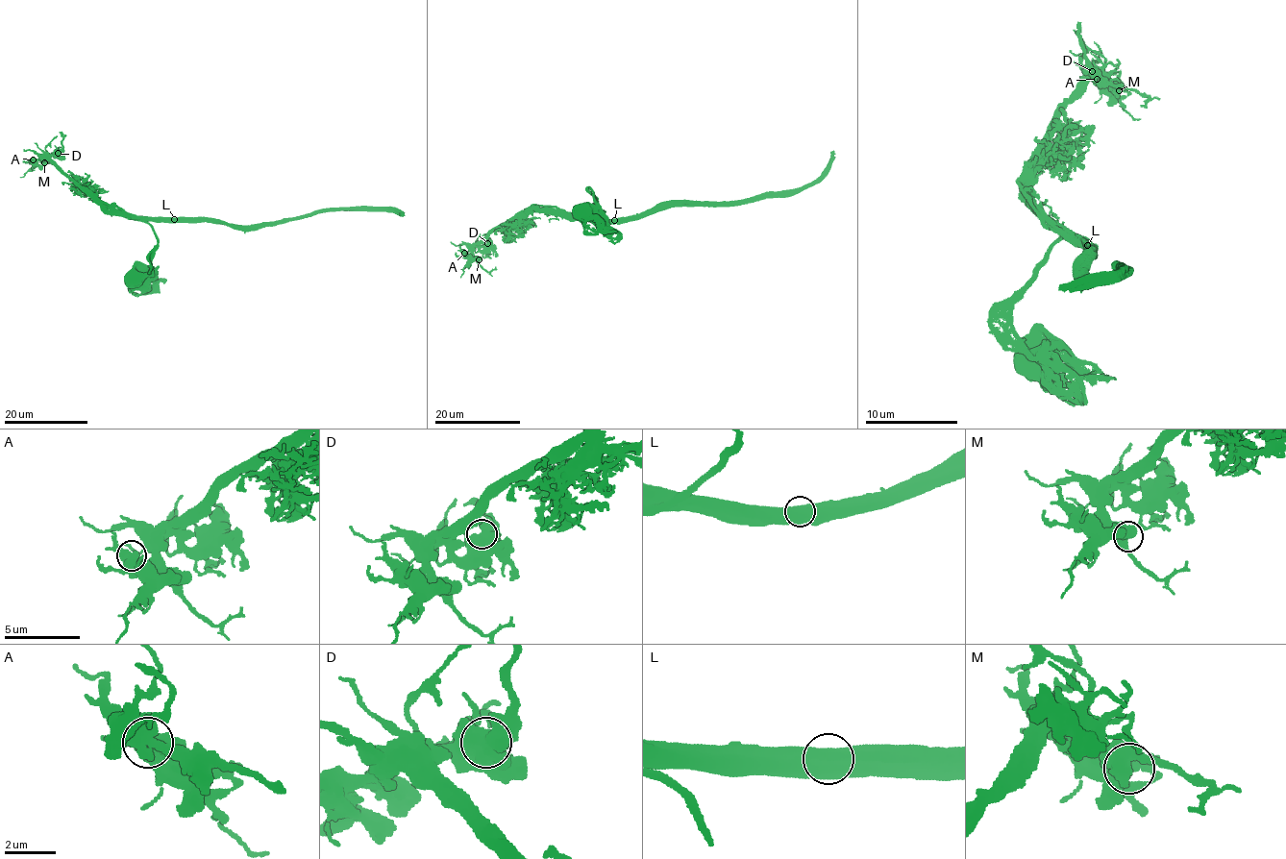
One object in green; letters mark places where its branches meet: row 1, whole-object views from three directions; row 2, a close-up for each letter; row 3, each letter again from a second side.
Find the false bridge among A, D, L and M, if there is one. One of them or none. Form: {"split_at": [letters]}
{"split_at": ["L"]}

